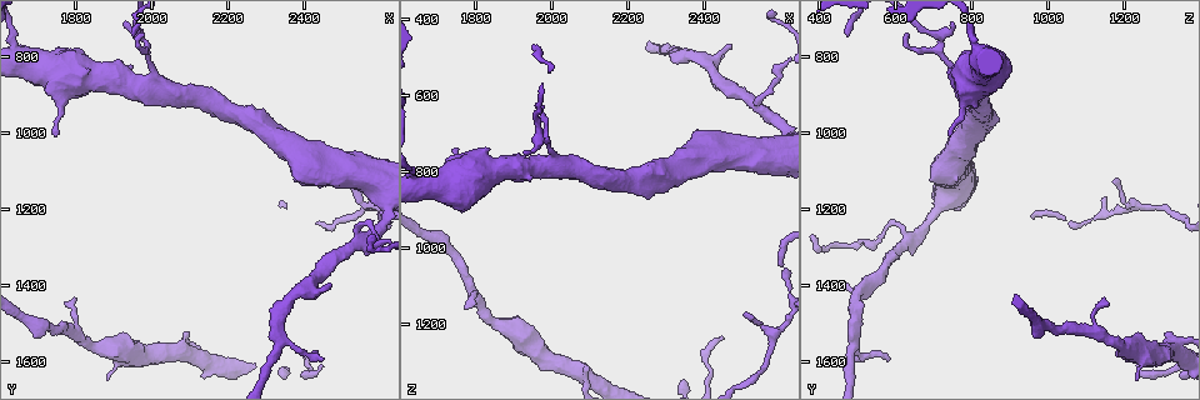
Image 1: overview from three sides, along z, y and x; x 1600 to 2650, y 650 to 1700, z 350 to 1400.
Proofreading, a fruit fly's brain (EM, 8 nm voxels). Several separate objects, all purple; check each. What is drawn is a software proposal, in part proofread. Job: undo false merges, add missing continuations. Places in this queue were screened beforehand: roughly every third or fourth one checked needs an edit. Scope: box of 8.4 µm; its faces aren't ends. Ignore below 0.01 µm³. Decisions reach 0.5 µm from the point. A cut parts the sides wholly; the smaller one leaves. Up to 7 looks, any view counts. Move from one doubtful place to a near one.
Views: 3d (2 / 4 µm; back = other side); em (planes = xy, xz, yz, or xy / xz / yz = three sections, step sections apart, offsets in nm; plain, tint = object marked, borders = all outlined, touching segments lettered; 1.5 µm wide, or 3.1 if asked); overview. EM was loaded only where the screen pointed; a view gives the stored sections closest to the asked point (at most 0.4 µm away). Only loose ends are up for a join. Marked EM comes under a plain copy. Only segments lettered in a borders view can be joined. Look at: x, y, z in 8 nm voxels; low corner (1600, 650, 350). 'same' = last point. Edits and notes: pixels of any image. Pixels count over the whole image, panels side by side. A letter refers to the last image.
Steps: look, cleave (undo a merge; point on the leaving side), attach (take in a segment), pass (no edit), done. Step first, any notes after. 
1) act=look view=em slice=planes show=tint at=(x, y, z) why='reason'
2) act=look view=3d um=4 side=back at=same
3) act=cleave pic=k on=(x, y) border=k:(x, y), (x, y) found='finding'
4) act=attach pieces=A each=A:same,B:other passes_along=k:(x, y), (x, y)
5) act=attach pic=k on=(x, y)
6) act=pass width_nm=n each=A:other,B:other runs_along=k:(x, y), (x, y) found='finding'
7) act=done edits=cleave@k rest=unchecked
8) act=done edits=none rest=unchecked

act=look view=em slice=xz step=4 show=borders at=(2435, 1590, 585) why='tapers out'

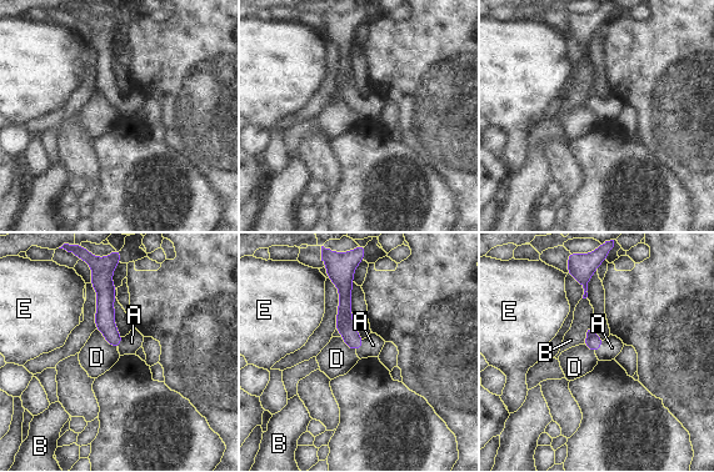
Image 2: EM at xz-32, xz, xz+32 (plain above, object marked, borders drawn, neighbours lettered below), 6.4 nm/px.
act=look view=em slice=planes show=borders at=same

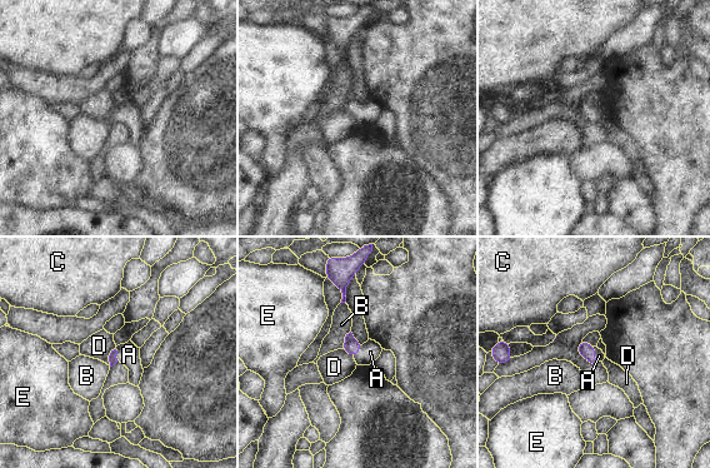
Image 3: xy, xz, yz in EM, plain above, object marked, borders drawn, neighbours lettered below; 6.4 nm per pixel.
act=attach pieces=A each=A:same,B:other,C:other,D:other,E:other passes_along=3:(586, 350), (595, 353), (599, 356) found='it goes on there'

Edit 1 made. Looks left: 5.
act=look view=overview

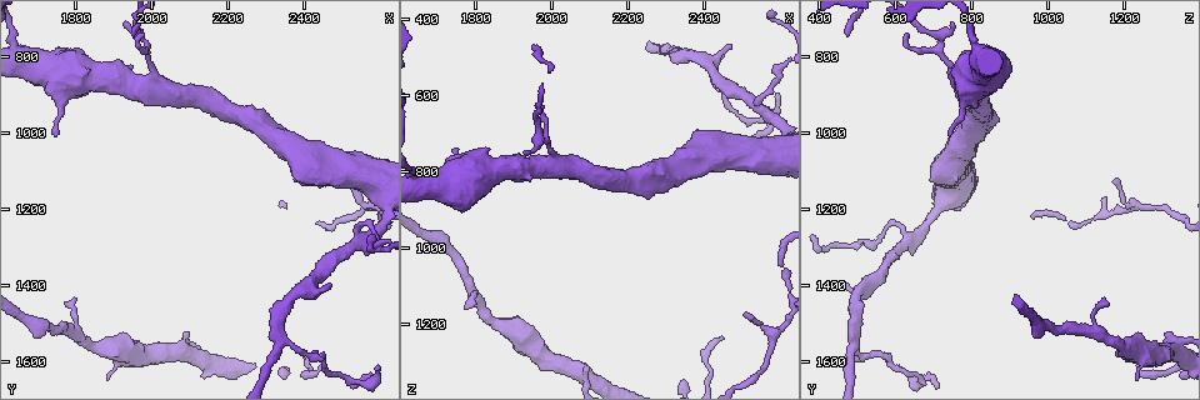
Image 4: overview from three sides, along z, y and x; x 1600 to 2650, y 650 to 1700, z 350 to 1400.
act=look view=3d um=4 at=(2465, 1395, 460) why='free end'

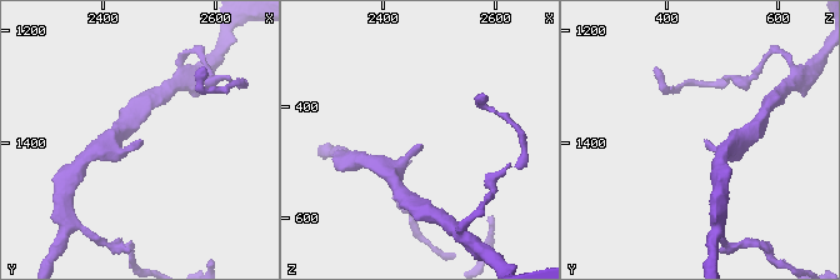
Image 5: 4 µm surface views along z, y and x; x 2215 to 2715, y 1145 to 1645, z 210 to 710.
act=look view=em slice=xy step=4 show=borders at=(2470, 1395, 470) why='now the EM'

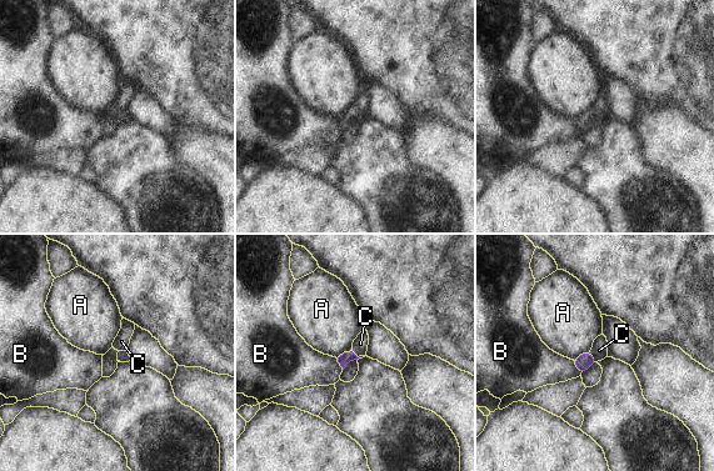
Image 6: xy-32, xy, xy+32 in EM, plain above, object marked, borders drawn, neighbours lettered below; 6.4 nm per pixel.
act=attach pieces=C each=A:other,B:other,C:same passes_along=6:(584, 361), (592, 356), (599, 350) found='the neuron continues'

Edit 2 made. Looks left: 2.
act=done edits=attach@3,attach@6 rest=unchecked

